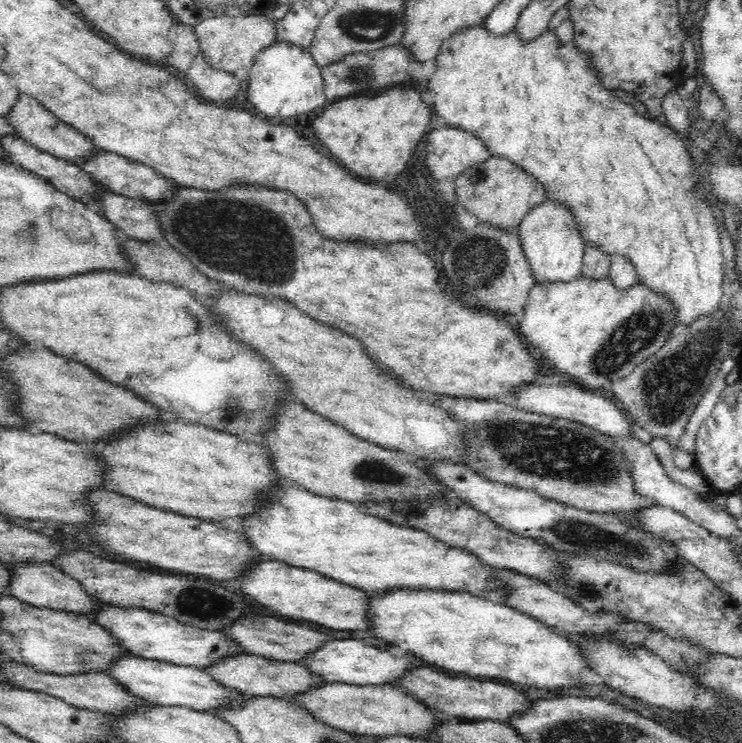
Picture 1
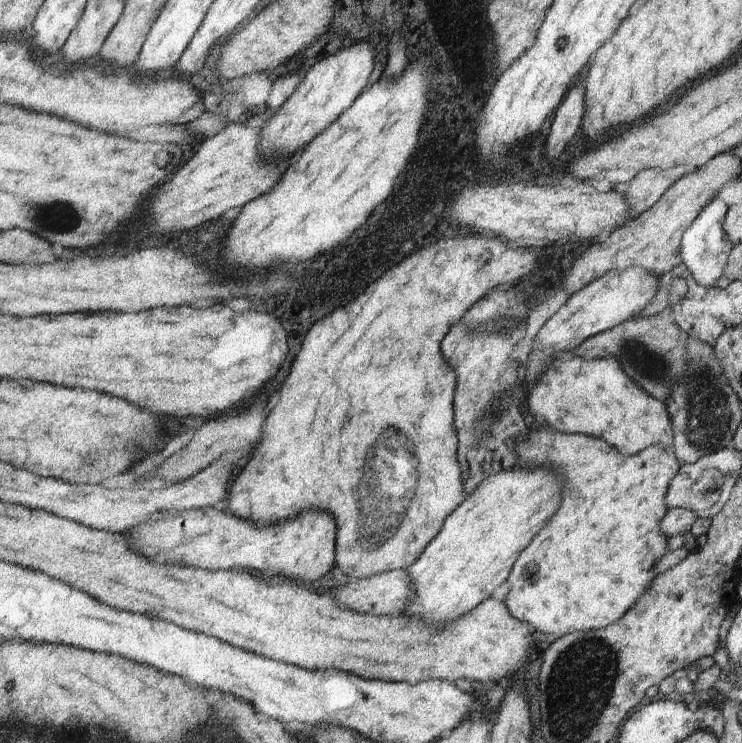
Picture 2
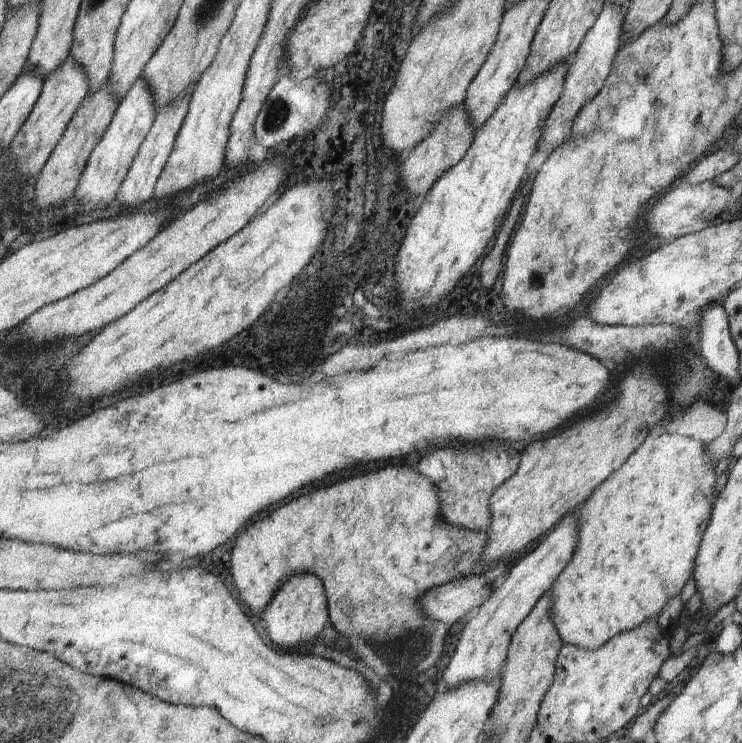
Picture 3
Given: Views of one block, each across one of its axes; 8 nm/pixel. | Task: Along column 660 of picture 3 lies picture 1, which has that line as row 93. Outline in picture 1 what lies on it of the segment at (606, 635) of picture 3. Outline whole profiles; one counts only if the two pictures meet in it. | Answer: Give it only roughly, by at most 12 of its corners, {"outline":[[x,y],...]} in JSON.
{"outline":[[547,30],[441,44],[434,114],[690,328],[720,233],[692,154]]}

